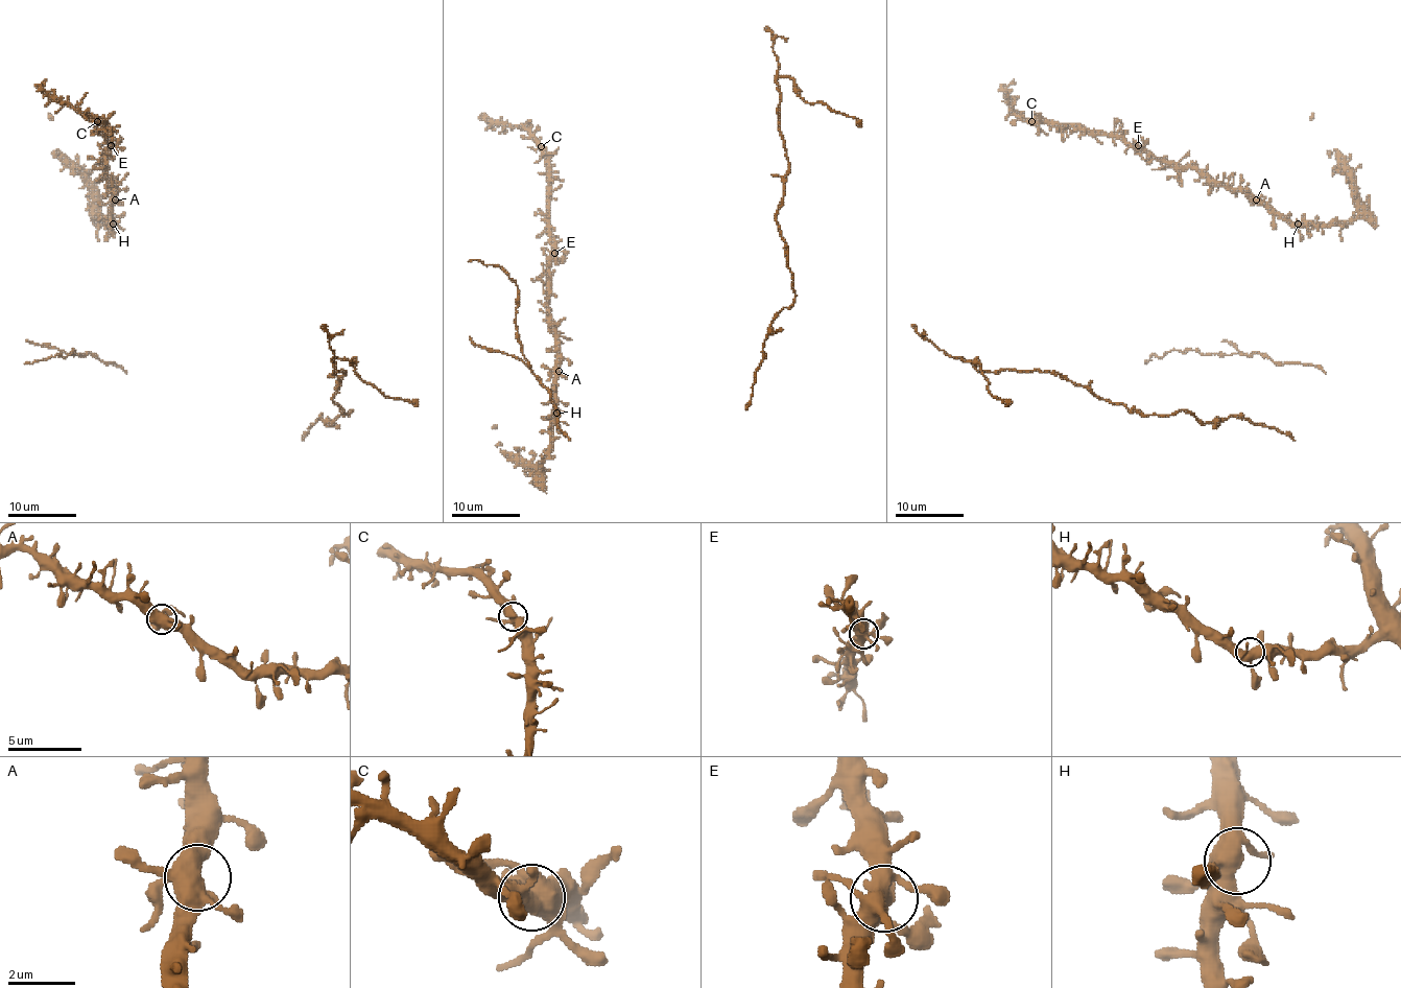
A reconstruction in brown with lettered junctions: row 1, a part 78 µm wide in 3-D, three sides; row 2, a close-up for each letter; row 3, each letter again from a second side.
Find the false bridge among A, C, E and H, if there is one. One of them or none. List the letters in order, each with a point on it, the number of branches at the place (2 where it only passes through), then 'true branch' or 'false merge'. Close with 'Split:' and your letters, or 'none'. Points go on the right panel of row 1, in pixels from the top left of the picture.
A: (1256, 200) | 5 | true branch
C: (1031, 121) | 3 | true branch
E: (1138, 145) | 4 | true branch
H: (1298, 224) | 5 | true branch
Split: none

